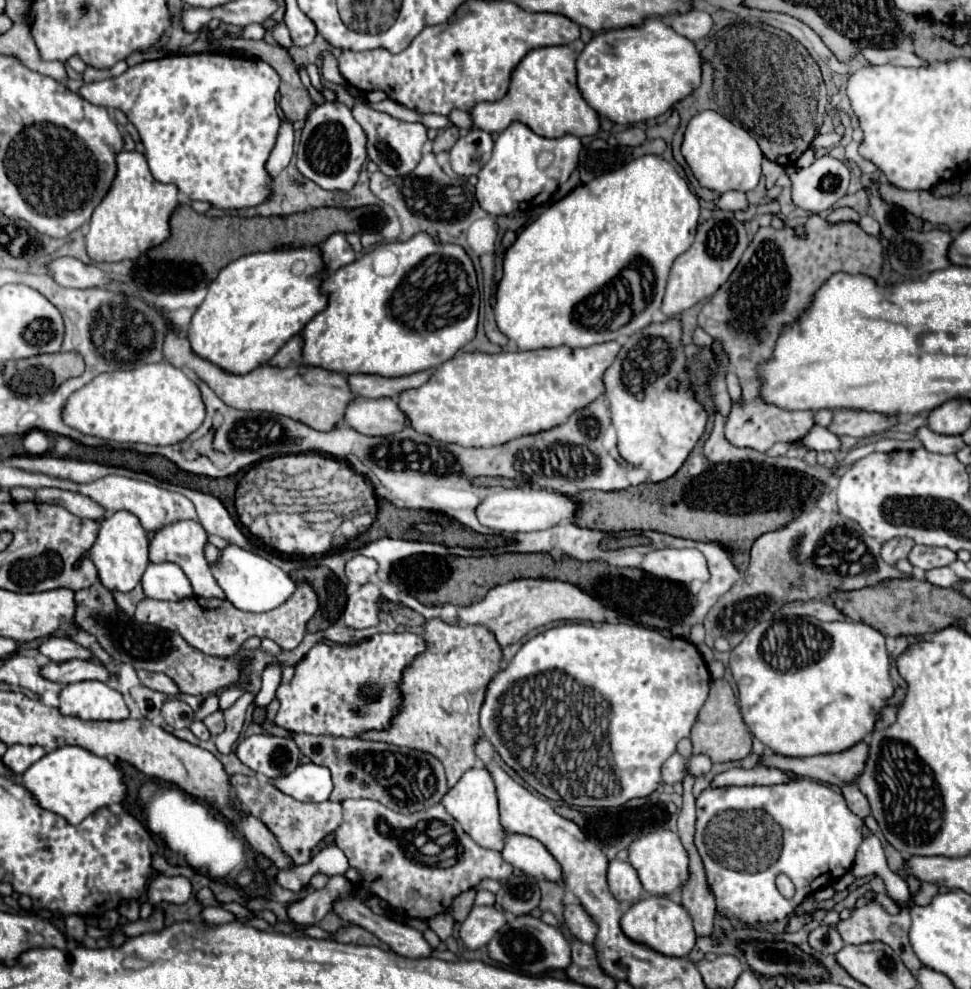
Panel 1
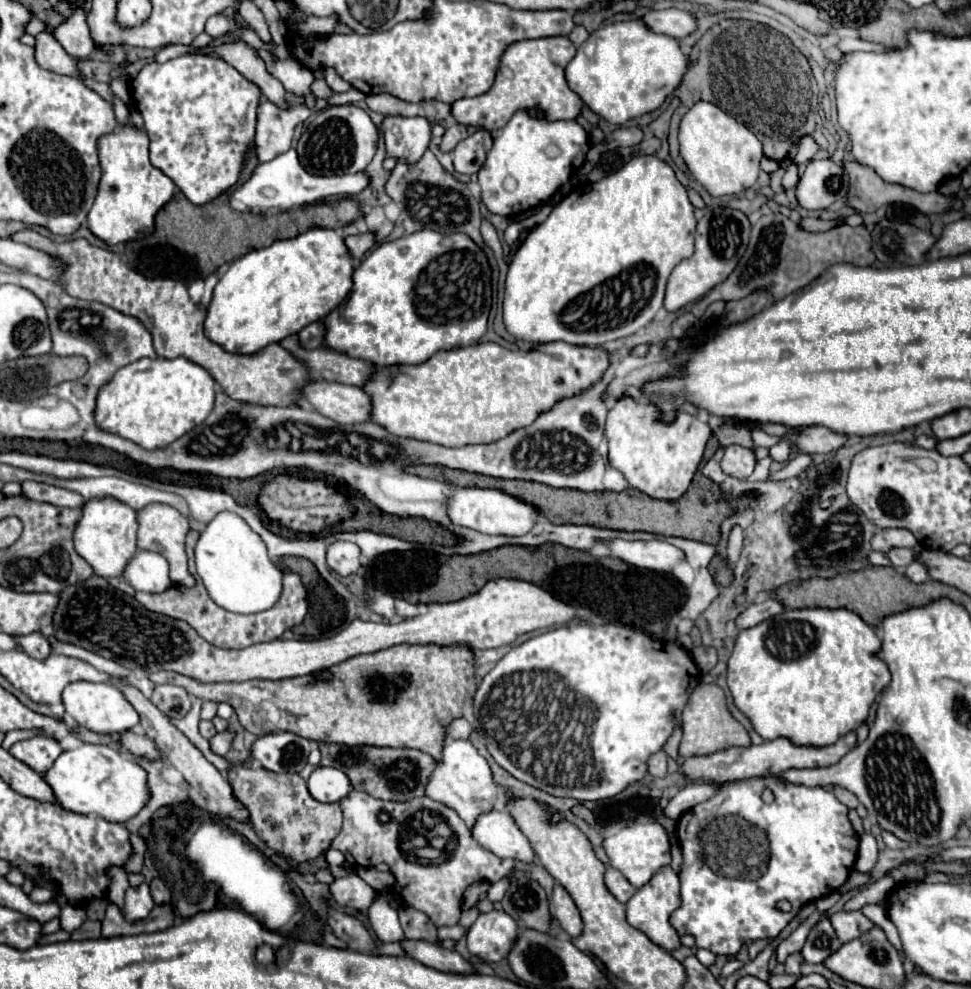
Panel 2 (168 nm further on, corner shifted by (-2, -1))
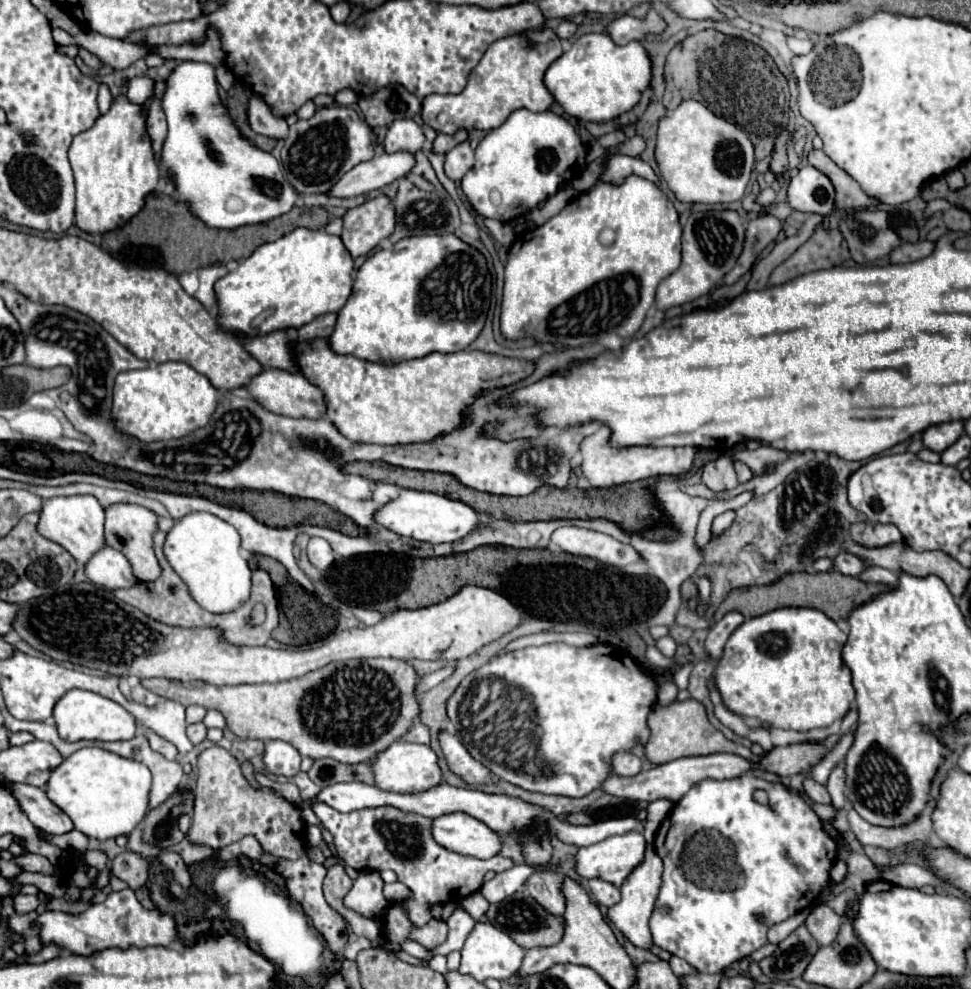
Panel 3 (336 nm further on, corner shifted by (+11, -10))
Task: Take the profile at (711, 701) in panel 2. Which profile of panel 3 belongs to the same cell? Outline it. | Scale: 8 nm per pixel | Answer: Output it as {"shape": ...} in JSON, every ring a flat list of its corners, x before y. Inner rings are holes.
{"shape":[[688,699,688,701,674,701,666,707,654,705,650,715,648,715,648,727,650,727,650,737,648,743,644,745,644,755,648,761,654,765,668,763,680,757,694,757,694,755,712,755,712,753,734,753,744,757,750,763,758,763,760,757,754,757,750,749,728,741,718,729,714,729,706,717,706,711,702,703]]}

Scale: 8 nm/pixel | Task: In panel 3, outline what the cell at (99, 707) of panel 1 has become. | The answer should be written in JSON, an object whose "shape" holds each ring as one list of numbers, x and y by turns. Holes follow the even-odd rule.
{"shape":[[72,689,70,693,66,693,66,697,62,697,54,707,54,719,64,741,124,741,136,735,136,719,132,717,132,713,128,713,116,701,84,689]]}

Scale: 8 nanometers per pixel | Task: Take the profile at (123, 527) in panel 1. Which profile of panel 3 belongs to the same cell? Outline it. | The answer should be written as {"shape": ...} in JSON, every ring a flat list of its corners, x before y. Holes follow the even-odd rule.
{"shape":[[92,495,50,497,50,499,44,499,44,503,42,503,36,529,46,539,62,545,78,563,84,565,98,549,102,549,102,545,106,545,104,533,102,533,102,525,104,525,102,509,104,507]]}

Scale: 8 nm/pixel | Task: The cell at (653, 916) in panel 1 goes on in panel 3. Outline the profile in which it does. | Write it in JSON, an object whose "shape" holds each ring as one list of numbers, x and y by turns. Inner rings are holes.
{"shape":[[646,843,644,861,632,869,632,873,626,877,626,881,620,887,620,893,622,893,620,903,608,909,610,923,614,923,614,927,620,929,624,937,628,937,636,947,642,947,642,949,648,949,652,945,648,919,650,919,650,913,654,911,654,897,658,895,660,881,662,881,662,859,658,857,654,843]]}

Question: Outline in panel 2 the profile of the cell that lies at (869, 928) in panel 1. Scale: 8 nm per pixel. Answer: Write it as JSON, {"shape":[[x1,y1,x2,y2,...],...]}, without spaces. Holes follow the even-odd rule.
{"shape":[[837,912,831,916,831,924,841,942,857,940,873,928,873,922,861,912]]}

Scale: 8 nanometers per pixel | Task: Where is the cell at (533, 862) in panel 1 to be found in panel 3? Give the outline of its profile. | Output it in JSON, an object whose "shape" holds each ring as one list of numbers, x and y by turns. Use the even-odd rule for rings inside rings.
{"shape":[[446,813,432,819,432,837,438,845,472,857,494,857,500,853,500,837,468,813]]}

